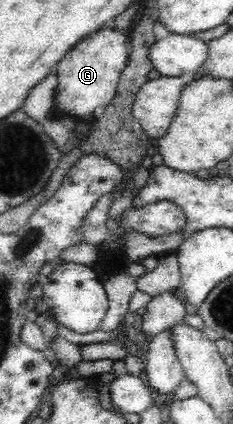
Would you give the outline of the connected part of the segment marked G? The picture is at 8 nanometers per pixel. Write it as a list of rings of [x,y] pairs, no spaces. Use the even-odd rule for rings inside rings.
[[[108,25],[89,34],[71,52],[67,52],[55,70],[58,84],[55,86],[54,116],[92,116],[95,108],[107,107],[117,93],[128,51],[127,34],[121,34]]]

